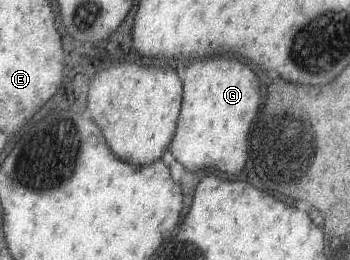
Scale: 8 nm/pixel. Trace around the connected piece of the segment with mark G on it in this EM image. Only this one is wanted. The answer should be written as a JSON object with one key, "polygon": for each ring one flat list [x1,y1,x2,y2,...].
{"polygon":[[224,55,224,57,210,57,210,59,196,59,186,69,186,77,183,79,186,95,183,95,181,118,178,124,177,134,170,145,169,151,177,162,181,163,186,172,194,172,199,169,212,168,224,171,228,175,240,173,240,169,246,163,248,157,248,131,250,123,258,111,260,105,260,93,258,93,258,79,250,71,240,57]]}

